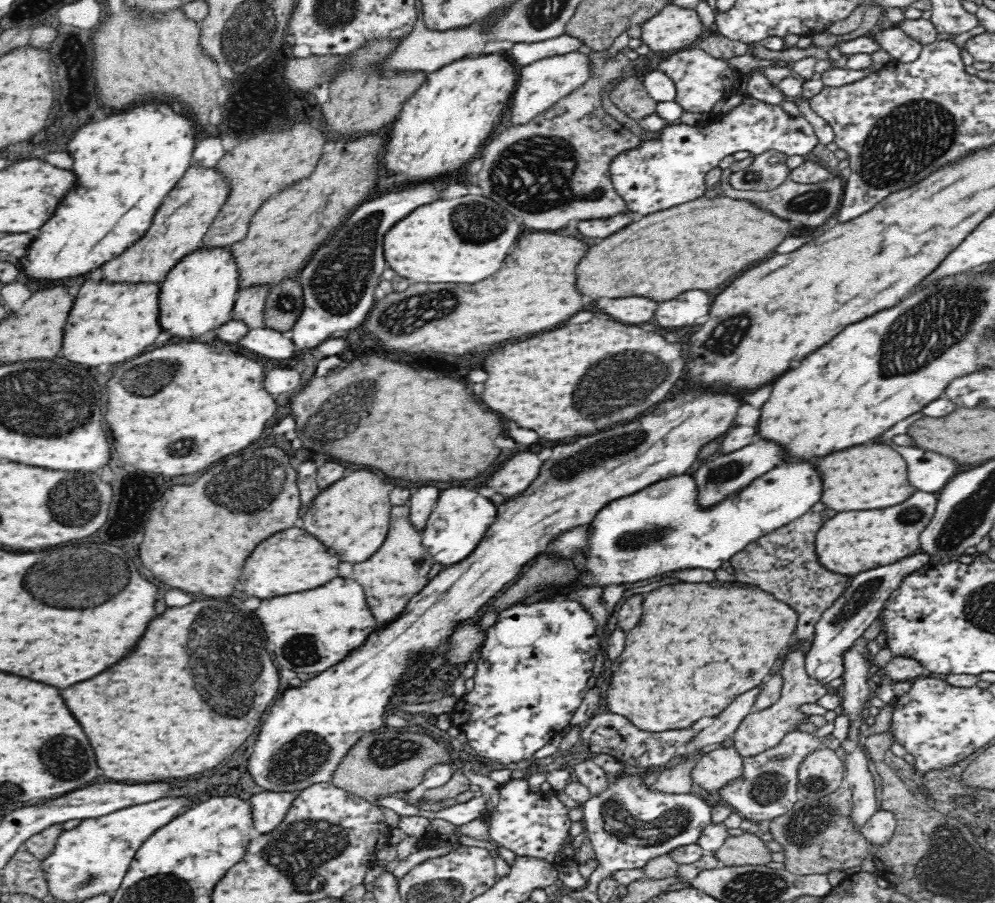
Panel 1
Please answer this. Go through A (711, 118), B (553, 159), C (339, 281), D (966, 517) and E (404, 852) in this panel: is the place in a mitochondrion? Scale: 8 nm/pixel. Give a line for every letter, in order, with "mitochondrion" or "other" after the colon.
A: other
B: mitochondrion
C: mitochondrion
D: mitochondrion
E: other

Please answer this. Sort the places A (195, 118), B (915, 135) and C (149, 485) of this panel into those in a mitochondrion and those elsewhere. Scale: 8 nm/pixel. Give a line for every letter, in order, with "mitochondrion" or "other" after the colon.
A: other
B: mitochondrion
C: mitochondrion

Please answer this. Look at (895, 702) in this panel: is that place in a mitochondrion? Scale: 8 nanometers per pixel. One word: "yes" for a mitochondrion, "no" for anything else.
no

